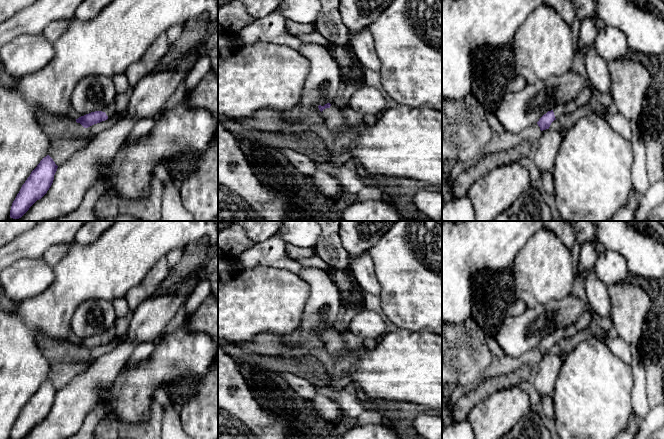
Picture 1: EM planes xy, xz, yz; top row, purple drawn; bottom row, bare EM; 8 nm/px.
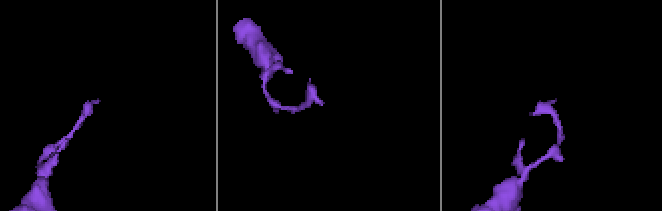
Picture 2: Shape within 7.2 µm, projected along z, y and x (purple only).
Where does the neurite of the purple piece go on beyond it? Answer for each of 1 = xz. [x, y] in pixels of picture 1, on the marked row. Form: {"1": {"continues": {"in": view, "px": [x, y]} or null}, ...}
{"1": {"continues": {"in": "xz", "px": [333, 118]}}}

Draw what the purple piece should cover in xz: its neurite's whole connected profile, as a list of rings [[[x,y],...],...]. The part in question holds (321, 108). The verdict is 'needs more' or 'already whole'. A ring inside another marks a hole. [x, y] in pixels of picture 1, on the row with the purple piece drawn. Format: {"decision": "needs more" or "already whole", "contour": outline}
{"decision": "needs more", "contour": [[[327,103],[324,106],[319,105],[318,108],[322,112],[325,125],[330,131],[332,138],[340,131],[348,128],[349,123],[343,118],[341,109],[337,103]]]}

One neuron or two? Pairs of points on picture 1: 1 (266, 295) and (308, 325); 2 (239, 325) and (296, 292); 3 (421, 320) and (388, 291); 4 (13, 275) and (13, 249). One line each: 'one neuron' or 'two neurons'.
1: two neurons
2: one neuron
3: one neuron
4: two neurons

